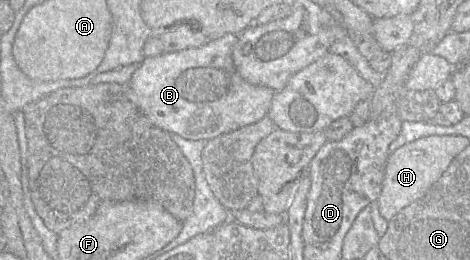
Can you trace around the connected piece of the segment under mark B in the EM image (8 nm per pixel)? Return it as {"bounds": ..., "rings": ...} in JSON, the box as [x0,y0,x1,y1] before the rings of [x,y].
{"bounds":[128,33,276,140],"rings":[[[226,33],[208,40],[201,47],[145,57],[128,84],[143,114],[165,132],[175,133],[187,140],[210,140],[266,117],[276,92],[268,87],[253,85],[238,73],[232,59],[238,38],[239,35]]]}

